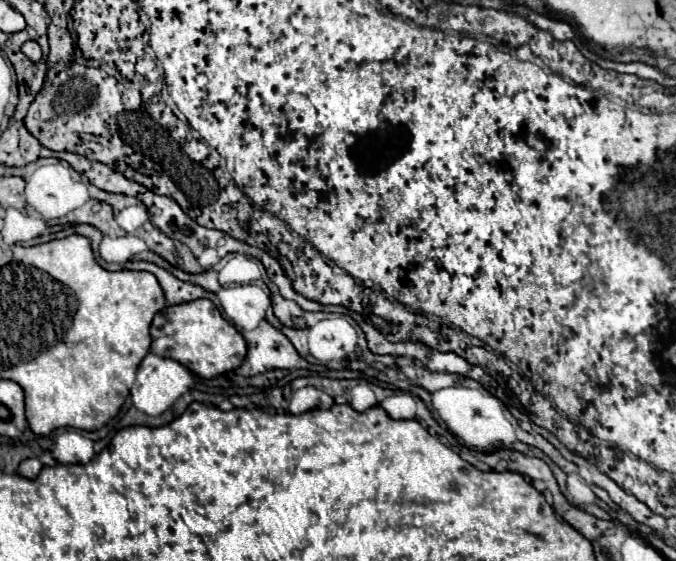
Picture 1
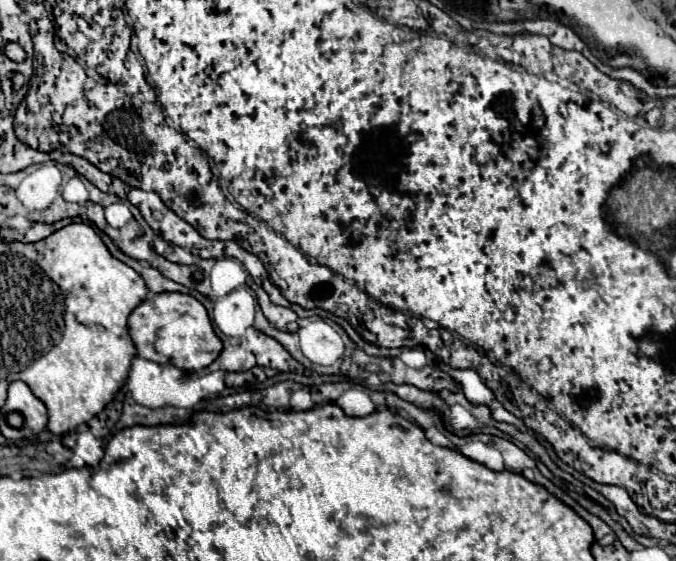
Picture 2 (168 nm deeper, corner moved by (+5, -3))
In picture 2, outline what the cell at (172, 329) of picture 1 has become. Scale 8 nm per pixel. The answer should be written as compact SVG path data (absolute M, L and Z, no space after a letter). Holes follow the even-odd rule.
M159 293L141 301L127 319L137 355L155 363L169 363L183 371L199 371L219 355L221 341L213 331L205 307L191 295Z

